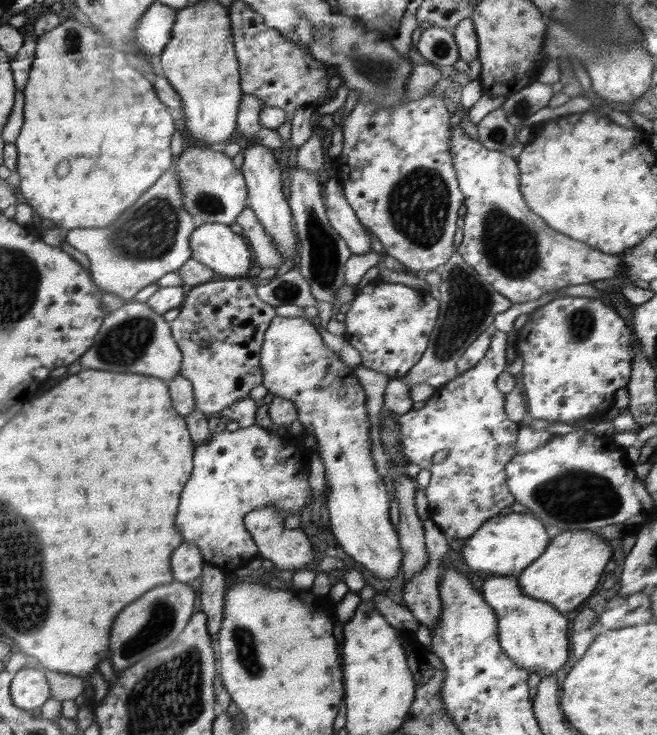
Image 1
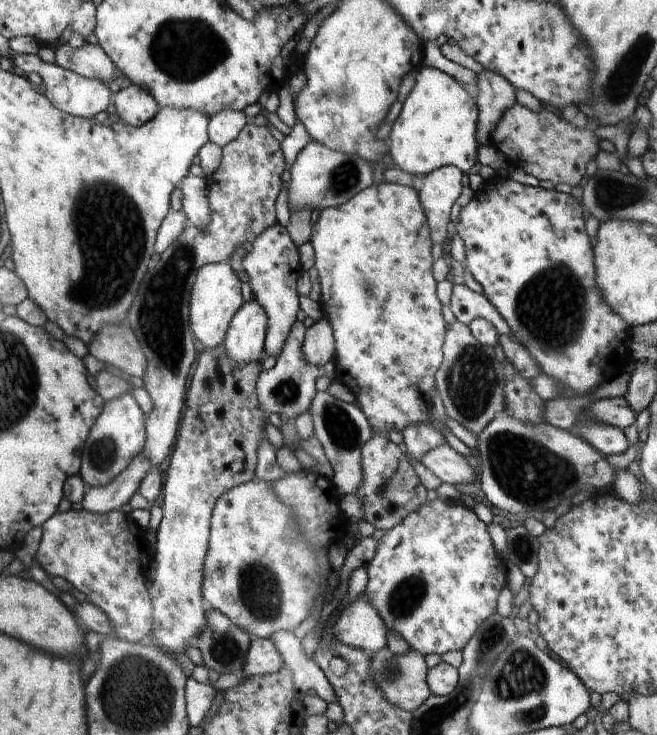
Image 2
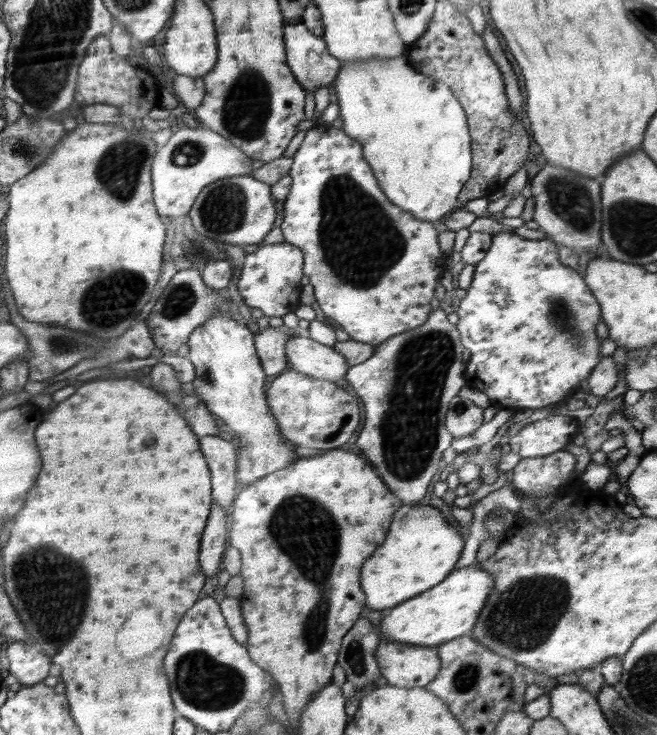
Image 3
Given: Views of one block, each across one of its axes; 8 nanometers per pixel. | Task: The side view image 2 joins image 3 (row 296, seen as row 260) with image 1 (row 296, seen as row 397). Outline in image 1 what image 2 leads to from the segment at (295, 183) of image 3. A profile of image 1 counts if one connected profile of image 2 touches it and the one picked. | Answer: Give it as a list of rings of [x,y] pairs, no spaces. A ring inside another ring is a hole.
[[[380,280],[357,290],[355,298],[350,302],[350,308],[345,311],[346,332],[344,337],[360,352],[361,365],[376,372],[383,372],[390,378],[403,378],[407,372],[420,360],[427,348],[430,333],[438,318],[440,302],[427,291],[416,291],[404,284],[389,284]]]

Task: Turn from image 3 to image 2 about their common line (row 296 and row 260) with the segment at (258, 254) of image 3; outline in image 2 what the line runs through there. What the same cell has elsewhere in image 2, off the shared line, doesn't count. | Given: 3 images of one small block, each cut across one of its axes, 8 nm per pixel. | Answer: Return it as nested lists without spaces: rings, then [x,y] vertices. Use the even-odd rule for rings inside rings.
[[[277,222],[253,240],[252,250],[242,258],[242,266],[249,278],[253,298],[261,304],[268,317],[264,357],[274,356],[277,359],[292,325],[296,322],[296,312],[300,310],[296,284],[304,270],[298,247],[292,242],[287,229]]]

